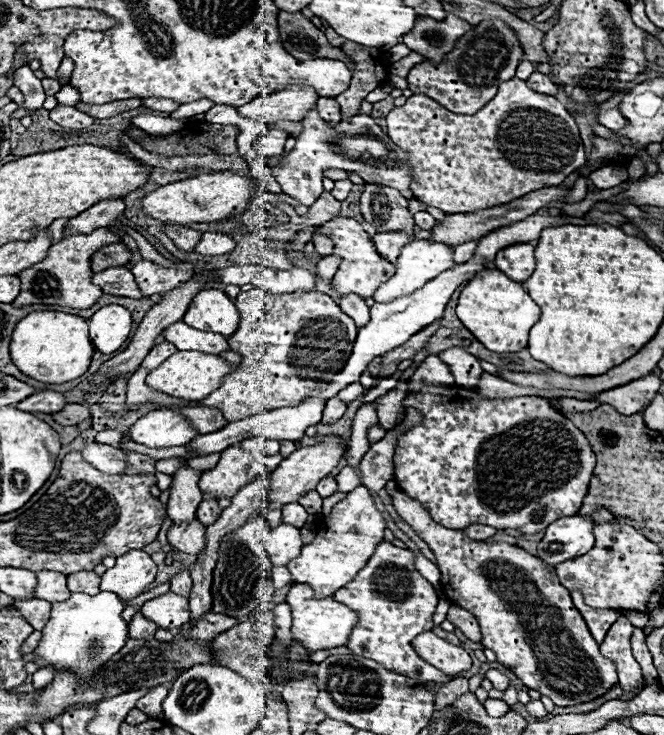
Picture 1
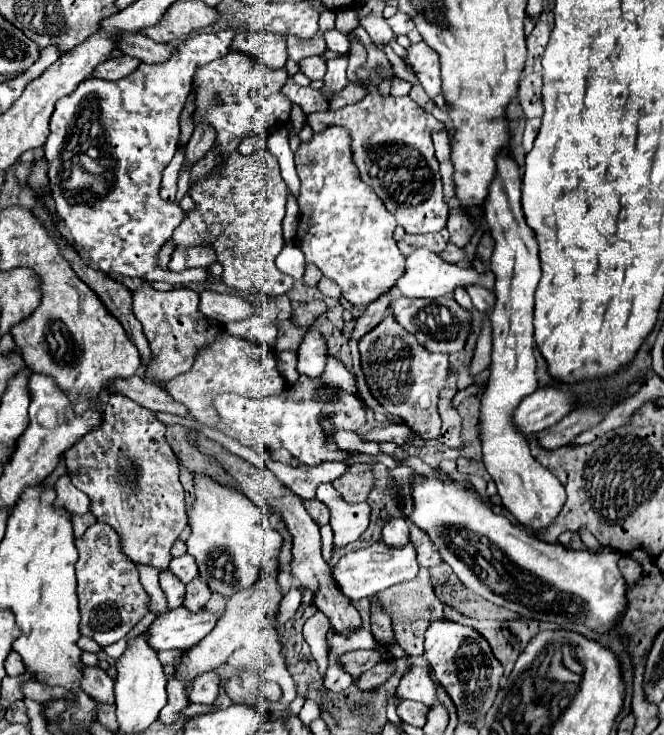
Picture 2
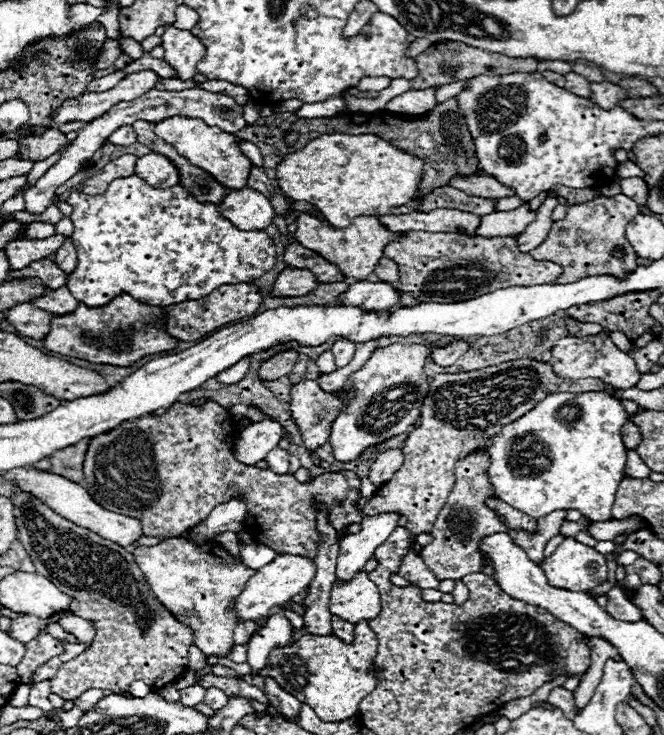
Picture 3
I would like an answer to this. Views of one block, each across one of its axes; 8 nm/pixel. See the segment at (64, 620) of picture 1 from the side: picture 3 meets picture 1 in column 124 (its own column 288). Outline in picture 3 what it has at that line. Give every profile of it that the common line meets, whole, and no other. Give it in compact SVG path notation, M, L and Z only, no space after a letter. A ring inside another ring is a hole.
M276 608L274 614L266 620L264 628L252 636L248 642L248 664L252 666L252 676L256 676L256 670L262 670L266 666L266 658L272 648L288 646L294 642L294 628L284 618L284 610Z

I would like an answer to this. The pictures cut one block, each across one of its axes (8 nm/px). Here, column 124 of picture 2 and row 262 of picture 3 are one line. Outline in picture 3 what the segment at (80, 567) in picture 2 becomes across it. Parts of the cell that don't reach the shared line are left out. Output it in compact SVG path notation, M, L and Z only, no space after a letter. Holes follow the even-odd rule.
M624 194L612 198L598 196L584 204L572 204L568 206L564 220L552 224L544 244L540 244L540 248L532 250L530 254L536 260L552 260L562 266L562 276L556 280L556 284L568 284L572 280L598 274L612 274L618 276L618 280L624 280L638 266L638 256L626 240L626 226L638 212L638 204L628 200Z

